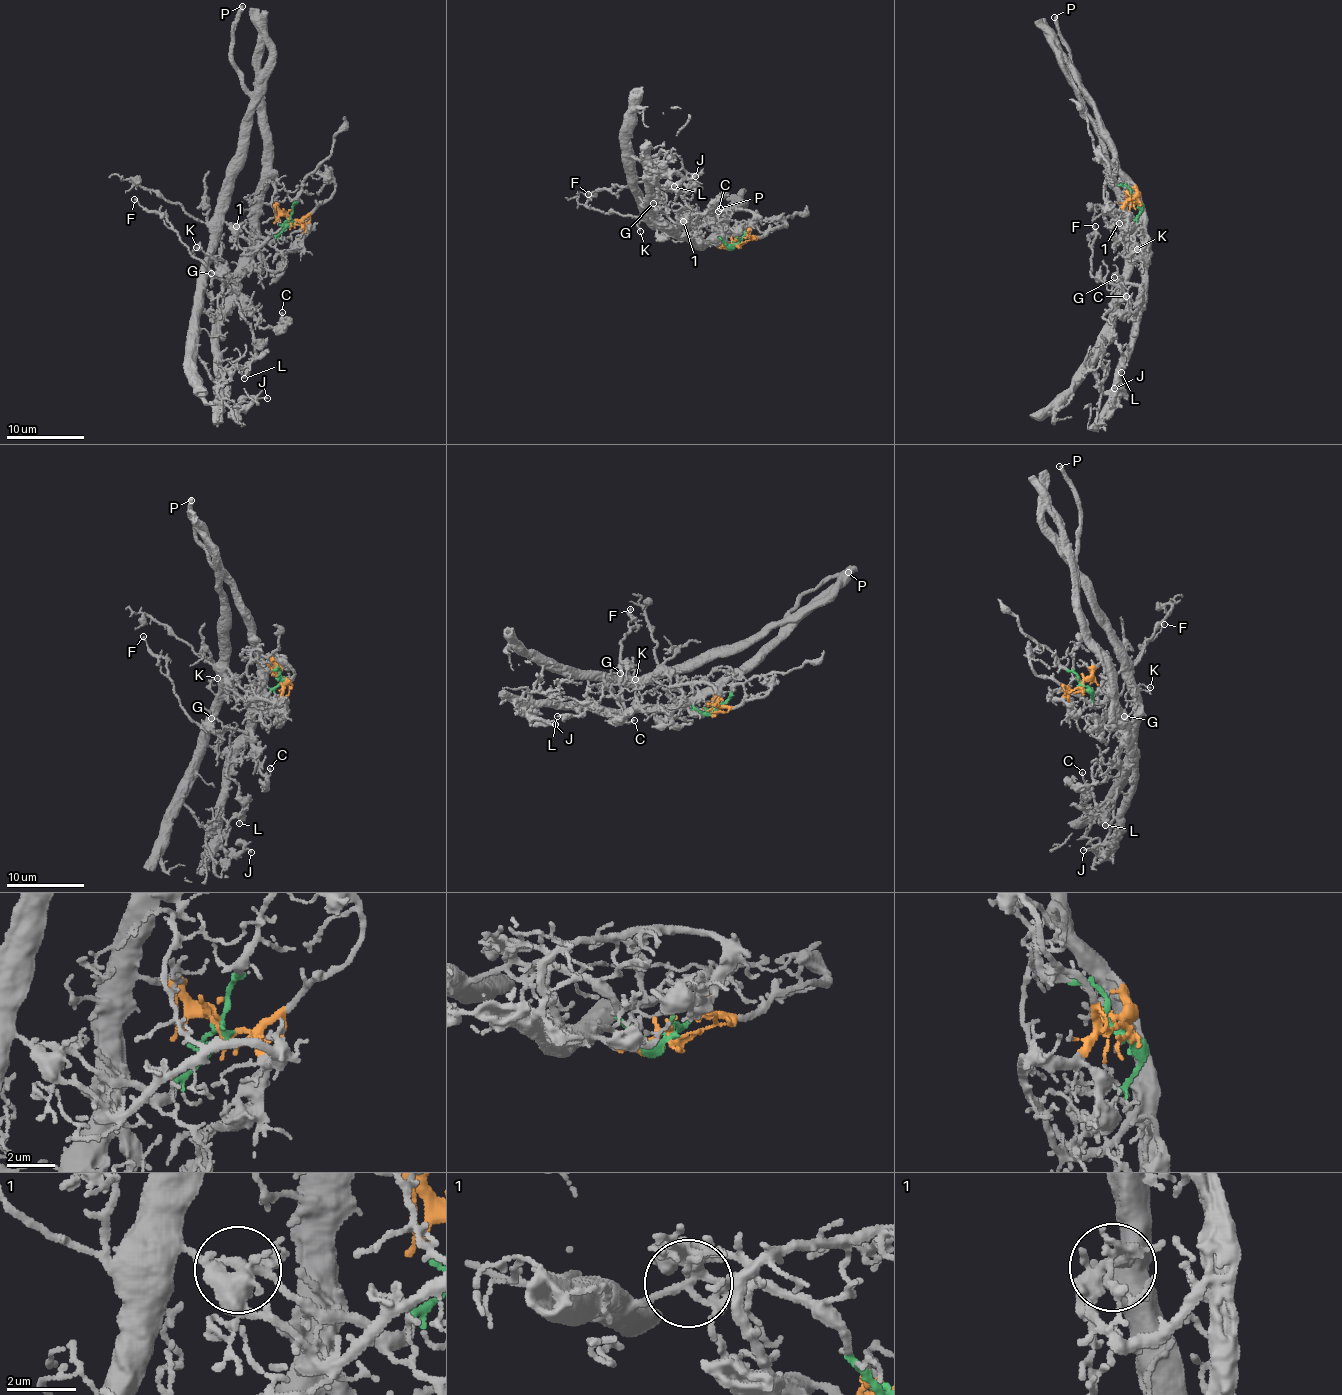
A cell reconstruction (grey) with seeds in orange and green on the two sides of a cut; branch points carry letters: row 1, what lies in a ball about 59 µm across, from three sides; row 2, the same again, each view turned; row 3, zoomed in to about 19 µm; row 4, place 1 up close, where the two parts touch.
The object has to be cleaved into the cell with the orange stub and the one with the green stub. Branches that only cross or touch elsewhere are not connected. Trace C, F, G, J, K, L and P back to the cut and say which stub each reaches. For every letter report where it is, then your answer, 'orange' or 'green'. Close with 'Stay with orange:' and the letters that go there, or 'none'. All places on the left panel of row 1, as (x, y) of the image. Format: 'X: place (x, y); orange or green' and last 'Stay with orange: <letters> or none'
C: place (282, 312); orange
F: place (134, 199); orange
G: place (211, 273); orange
J: place (267, 398); orange
K: place (196, 247); green
L: place (244, 378); orange
P: place (242, 6); orange
Stay with orange: C, F, G, J, L, P

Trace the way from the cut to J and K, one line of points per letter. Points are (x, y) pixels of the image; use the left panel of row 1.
J: (291, 221), (271, 205), (262, 206), (237, 302), (221, 325), (217, 366), (228, 403), (267, 397)
K: (291, 221), (271, 241), (225, 222), (217, 243), (207, 255), (201, 246), (196, 243), (195, 246)

